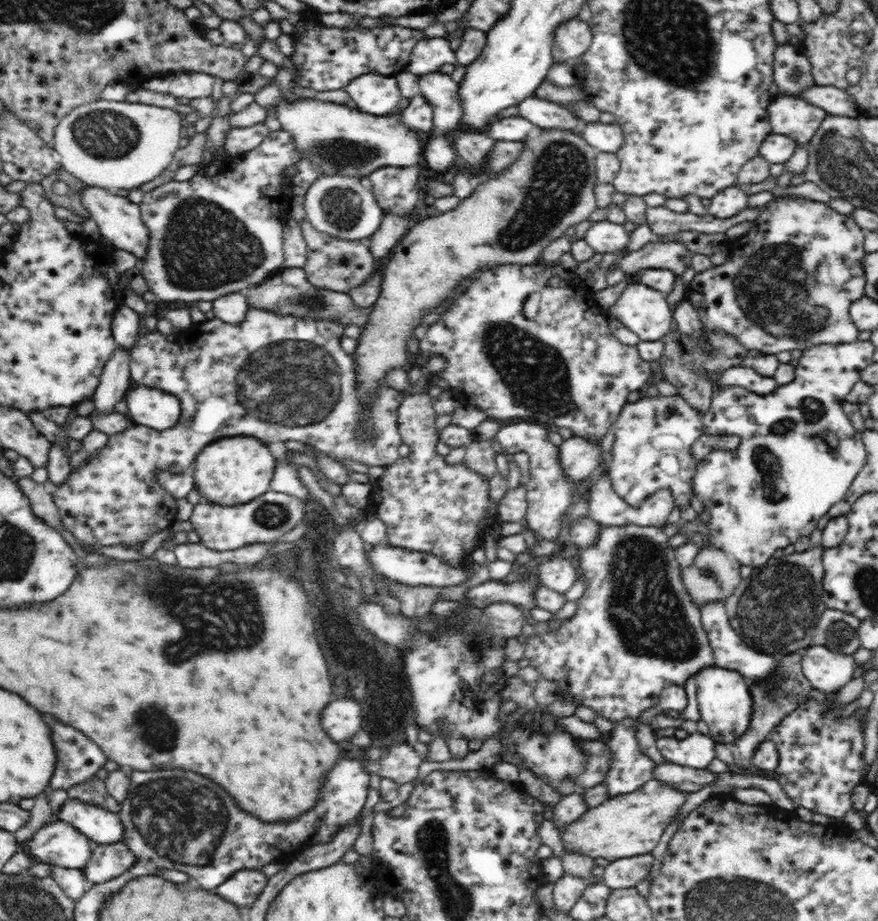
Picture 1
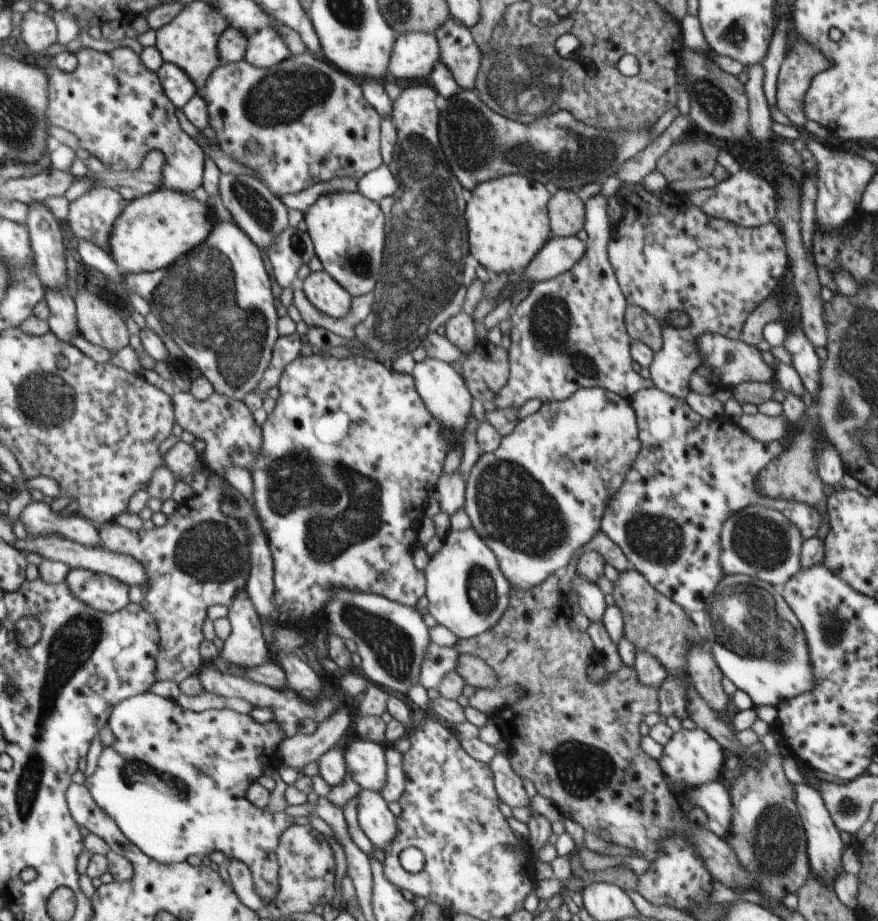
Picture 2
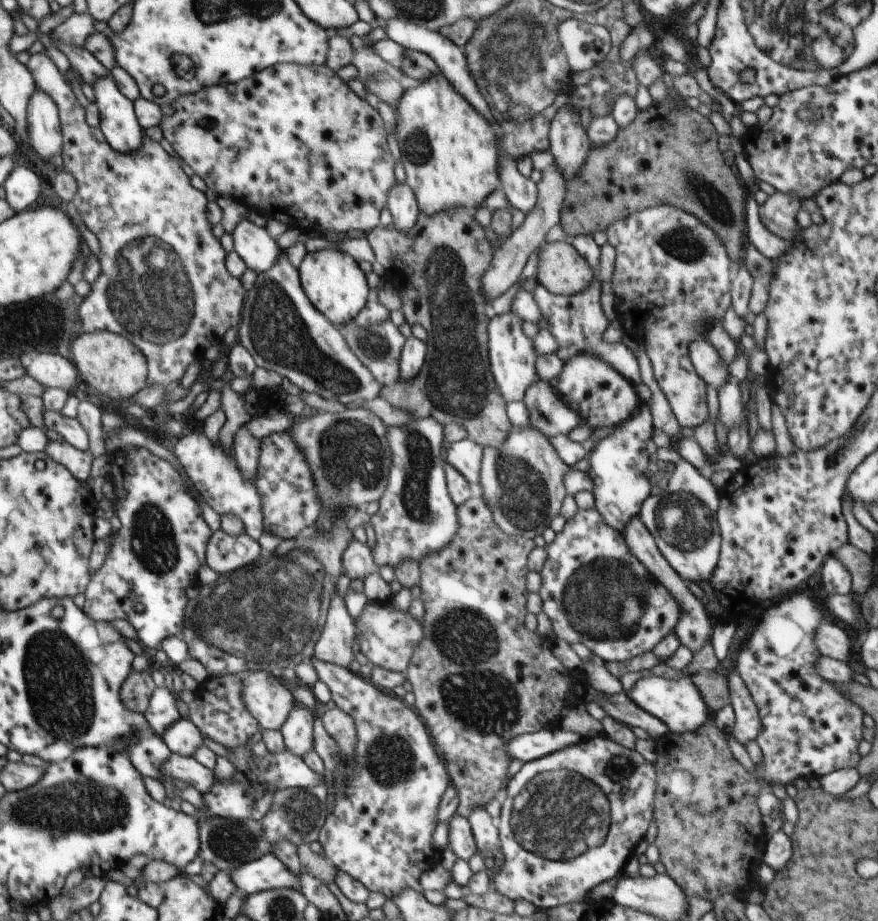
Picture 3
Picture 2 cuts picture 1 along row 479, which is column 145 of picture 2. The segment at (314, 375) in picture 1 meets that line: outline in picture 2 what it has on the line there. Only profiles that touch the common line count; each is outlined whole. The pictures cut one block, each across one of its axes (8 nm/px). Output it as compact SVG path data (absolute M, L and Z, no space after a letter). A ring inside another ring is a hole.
M128 46L115 48L108 53L83 47L75 55L78 66L74 72L60 70L53 64L53 60L50 66L45 67L51 79L47 113L50 123L72 132L78 138L79 147L88 150L110 170L136 170L148 152L160 150L165 160L162 167L162 189L178 190L182 194L193 193L202 184L204 154L200 146L178 126L173 101L166 98L164 84L160 84L158 76L150 72L141 55Z

